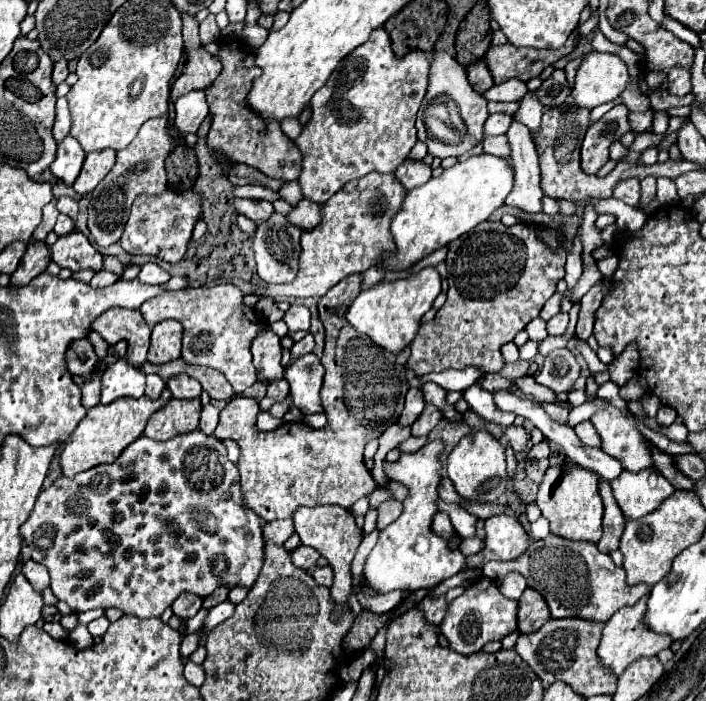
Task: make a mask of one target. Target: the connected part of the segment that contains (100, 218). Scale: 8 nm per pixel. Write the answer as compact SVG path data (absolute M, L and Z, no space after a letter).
M168 115L146 121L136 139L116 155L116 165L112 171L104 177L104 181L98 183L98 187L92 191L92 199L88 205L88 229L98 245L108 247L116 243L122 235L122 229L128 221L130 205L140 193L156 195L166 187L166 171L164 161L168 153L174 149L176 141L168 133Z

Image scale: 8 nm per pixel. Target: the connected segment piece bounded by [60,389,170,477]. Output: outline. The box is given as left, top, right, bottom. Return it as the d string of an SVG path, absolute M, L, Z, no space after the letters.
M164 389L164 393L160 395L160 399L150 401L148 397L140 397L140 399L116 399L108 405L96 405L92 407L86 417L80 421L80 425L74 429L74 433L70 435L68 443L62 447L60 453L60 469L62 475L66 477L74 477L80 471L86 471L94 465L100 463L112 463L132 441L136 441L146 427L148 417L158 411L160 407L164 407L170 399L170 391Z

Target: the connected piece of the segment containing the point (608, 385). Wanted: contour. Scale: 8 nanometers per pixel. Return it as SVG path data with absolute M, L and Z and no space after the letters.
M610 380L599 387L596 393L596 397L600 399L606 399L610 405L613 405L615 407L626 408L627 402L619 397L618 391L618 385Z

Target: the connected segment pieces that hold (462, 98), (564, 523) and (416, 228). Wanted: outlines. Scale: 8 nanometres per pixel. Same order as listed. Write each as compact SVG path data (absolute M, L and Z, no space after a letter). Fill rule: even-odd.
M432 51L428 91L418 111L416 129L418 139L428 145L428 153L434 157L460 157L464 151L470 151L478 141L482 141L482 125L488 117L488 101L470 89L466 79L466 69L446 51ZM466 123L466 135L464 135Z
M566 461L562 465L548 467L540 489L538 489L538 499L536 505L542 511L542 517L550 521L550 531L556 535L562 535L566 539L582 539L582 541L592 541L598 543L602 535L602 513L604 505L600 499L598 491L600 475L580 467L574 461Z
M480 153L480 155L468 157L466 161L458 161L456 165L444 169L442 175L432 177L428 183L420 185L418 189L408 191L402 209L392 219L392 235L394 235L394 243L396 243L396 253L386 253L382 265L388 269L404 269L404 267L410 267L412 263L420 261L434 249L452 243L456 237L460 237L462 233L468 233L478 223L486 221L498 207L502 207L506 195L512 191L512 185L514 185L514 171L510 169L508 161L498 155Z

